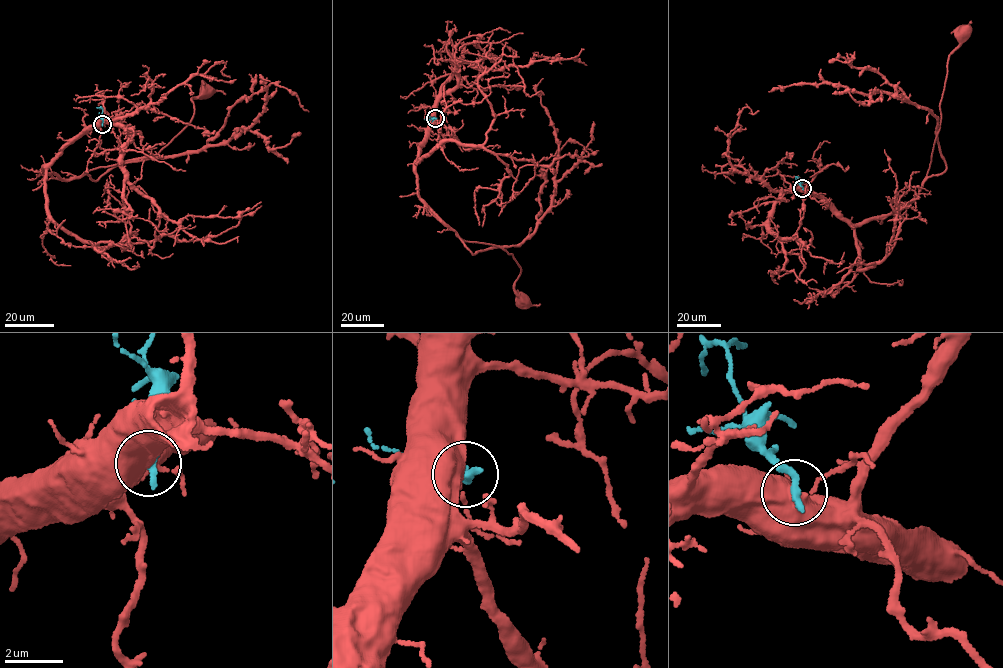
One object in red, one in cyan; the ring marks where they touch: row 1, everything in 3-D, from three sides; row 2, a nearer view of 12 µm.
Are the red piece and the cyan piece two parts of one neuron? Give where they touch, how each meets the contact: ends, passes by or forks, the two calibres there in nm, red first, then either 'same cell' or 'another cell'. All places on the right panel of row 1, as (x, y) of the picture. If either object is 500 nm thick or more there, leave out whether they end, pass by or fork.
at (802, 188); 550 nm thick on the red side, 320 nm on the other; another cell

